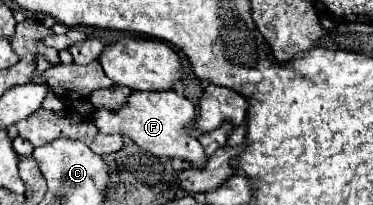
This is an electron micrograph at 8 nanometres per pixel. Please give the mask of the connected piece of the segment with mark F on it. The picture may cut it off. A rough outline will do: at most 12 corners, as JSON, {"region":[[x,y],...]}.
{"region":[[174,90],[132,92],[94,112],[104,134],[124,134],[154,156],[206,164],[194,104]]}

